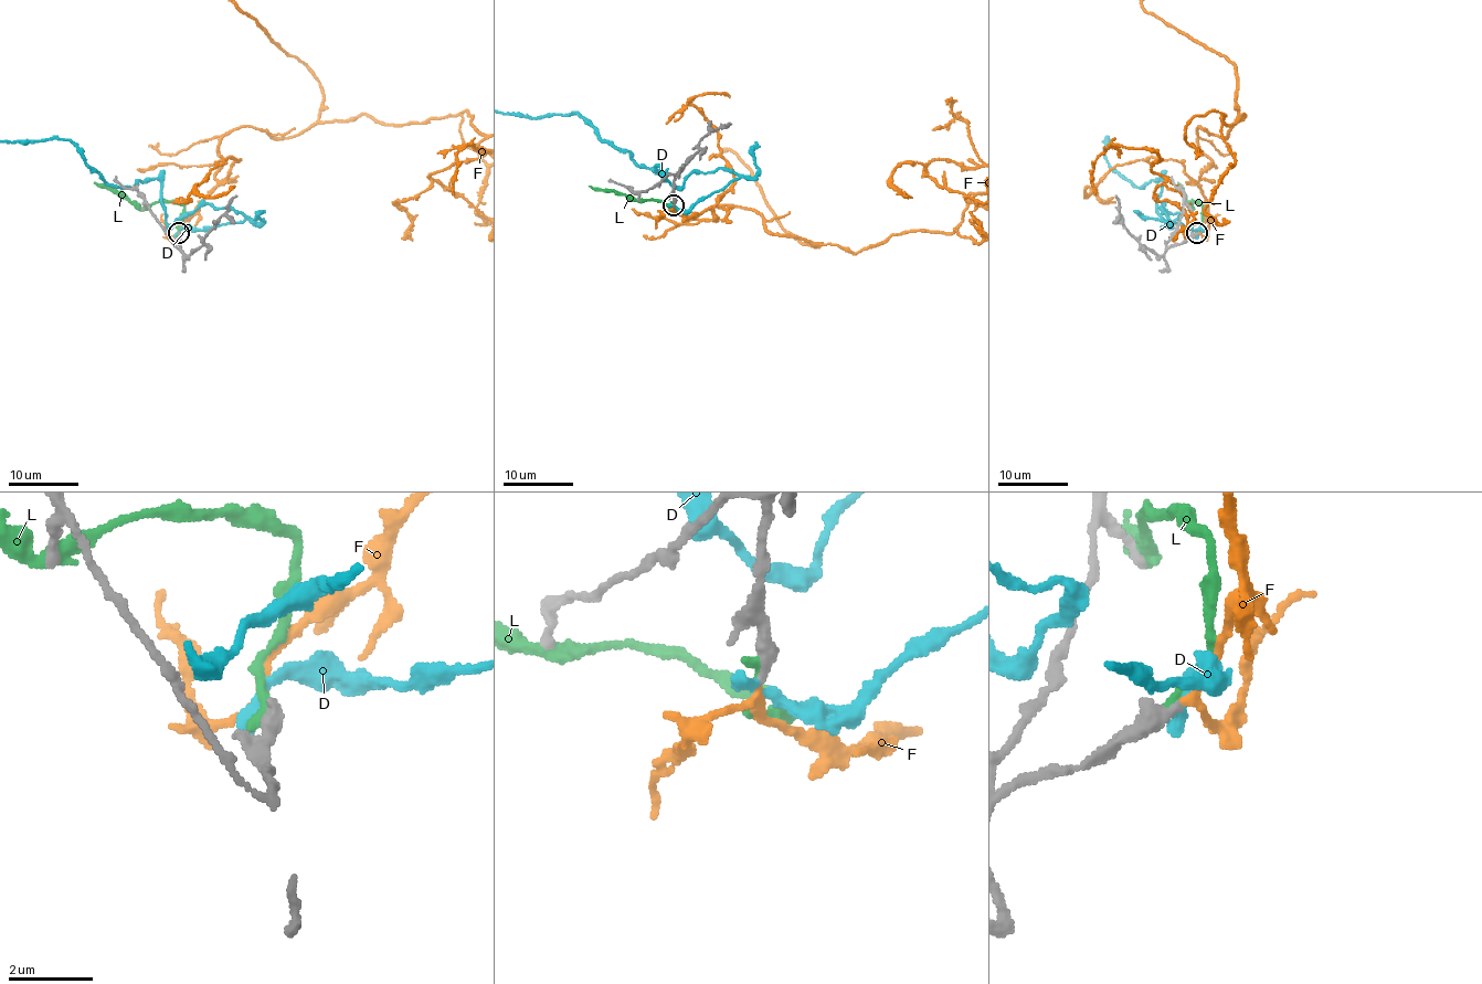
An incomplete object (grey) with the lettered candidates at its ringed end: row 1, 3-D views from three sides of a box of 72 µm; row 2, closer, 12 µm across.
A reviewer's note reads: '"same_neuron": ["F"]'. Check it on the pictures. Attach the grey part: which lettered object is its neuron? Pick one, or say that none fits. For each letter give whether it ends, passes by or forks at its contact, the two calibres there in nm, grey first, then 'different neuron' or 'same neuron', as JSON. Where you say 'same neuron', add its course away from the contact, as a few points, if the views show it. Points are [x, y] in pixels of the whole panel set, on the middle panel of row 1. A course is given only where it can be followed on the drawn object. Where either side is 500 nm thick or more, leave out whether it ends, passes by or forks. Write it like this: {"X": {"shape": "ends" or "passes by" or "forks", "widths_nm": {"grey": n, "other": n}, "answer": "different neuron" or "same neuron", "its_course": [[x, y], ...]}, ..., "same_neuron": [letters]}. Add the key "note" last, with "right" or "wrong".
{"D": {"shape": "ends", "widths_nm": {"grey": 360, "other": 360}, "answer": "different neuron"}, "F": {"shape": "passes by", "widths_nm": {"grey": 360, "other": 180}, "answer": "same neuron"}, "L": {"shape": "ends", "widths_nm": {"grey": 440, "other": 240}, "answer": "different neuron"}, "same_neuron": ["F"], "note": "right"}

